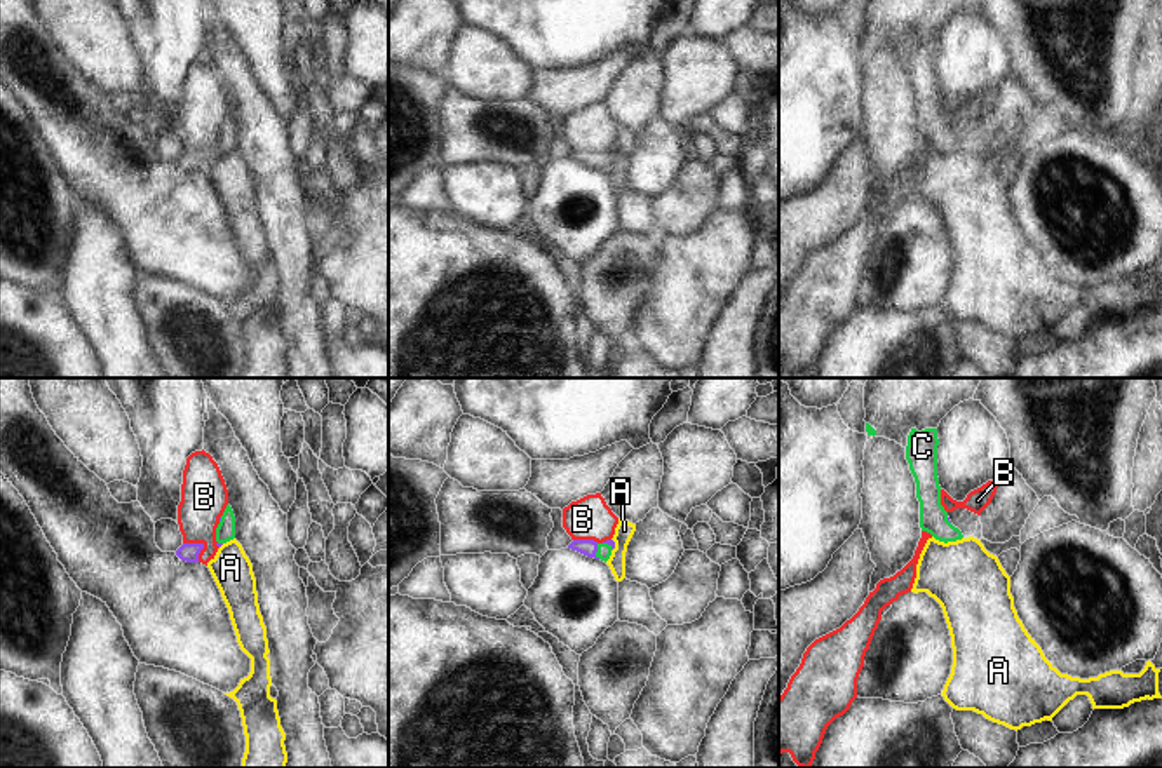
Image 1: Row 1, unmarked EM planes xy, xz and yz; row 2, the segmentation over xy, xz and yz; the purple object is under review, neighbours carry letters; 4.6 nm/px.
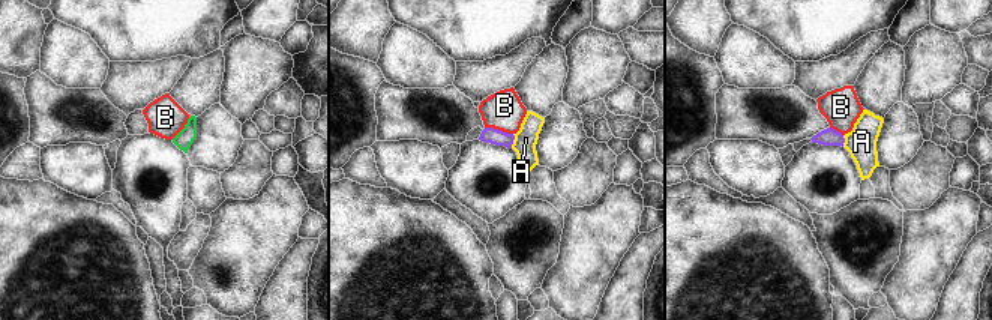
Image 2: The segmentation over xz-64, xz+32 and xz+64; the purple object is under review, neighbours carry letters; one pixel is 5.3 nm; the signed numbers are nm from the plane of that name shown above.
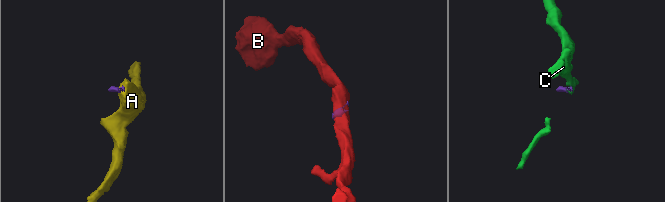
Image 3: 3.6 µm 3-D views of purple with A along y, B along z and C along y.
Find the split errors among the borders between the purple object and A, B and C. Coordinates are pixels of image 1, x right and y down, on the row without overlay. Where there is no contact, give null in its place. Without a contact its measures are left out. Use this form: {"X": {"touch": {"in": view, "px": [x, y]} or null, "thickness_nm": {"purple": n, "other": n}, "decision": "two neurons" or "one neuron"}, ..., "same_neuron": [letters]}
{"A": {"touch": {"in": "xz", "px": [614, 154]}, "thickness_nm": {"purple": 30, "other": 90}, "decision": "two neurons"}, "B": {"touch": {"in": "xy", "px": [201, 154]}, "thickness_nm": {"purple": 90, "other": 220}, "decision": "two neurons"}, "C": {"touch": {"in": "xz", "px": [596, 161]}, "thickness_nm": {"purple": 80, "other": 70}, "decision": "one neuron"}, "same_neuron": ["C"]}

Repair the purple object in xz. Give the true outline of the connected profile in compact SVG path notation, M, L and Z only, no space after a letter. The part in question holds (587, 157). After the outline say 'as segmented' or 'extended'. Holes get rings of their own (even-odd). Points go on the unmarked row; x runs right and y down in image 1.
M573 150L568 158L606 172L611 165L611 160L615 158L615 152L606 150L603 153L598 153L594 150Z; extended

